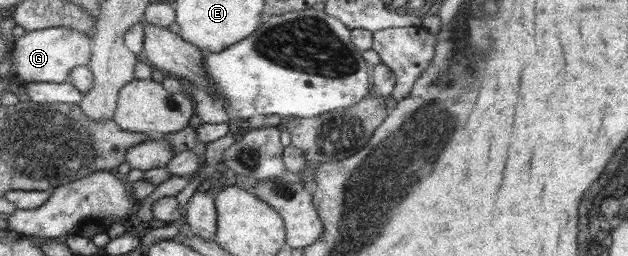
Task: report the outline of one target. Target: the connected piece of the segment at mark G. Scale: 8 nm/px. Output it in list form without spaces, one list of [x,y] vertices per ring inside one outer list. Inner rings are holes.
[[[64,27],[29,31],[17,42],[16,72],[29,83],[69,83],[75,68],[91,64],[94,56],[95,40],[86,33]]]

